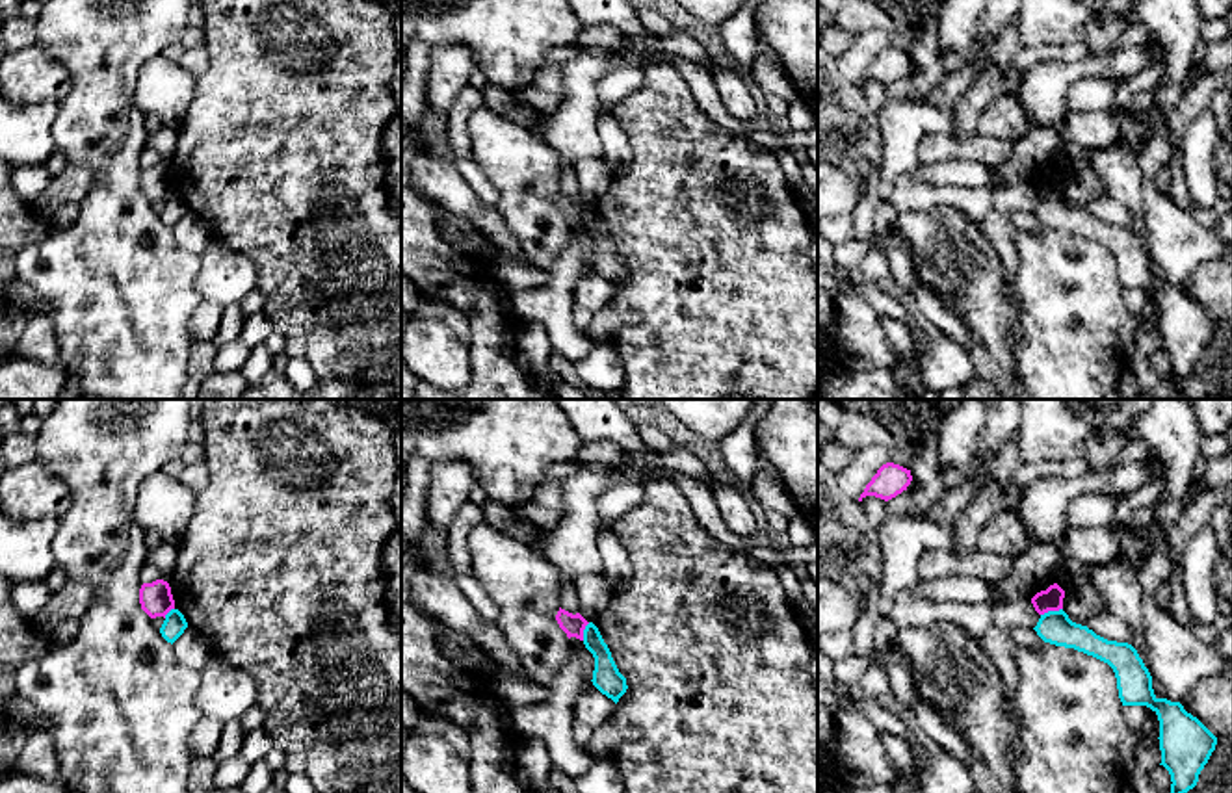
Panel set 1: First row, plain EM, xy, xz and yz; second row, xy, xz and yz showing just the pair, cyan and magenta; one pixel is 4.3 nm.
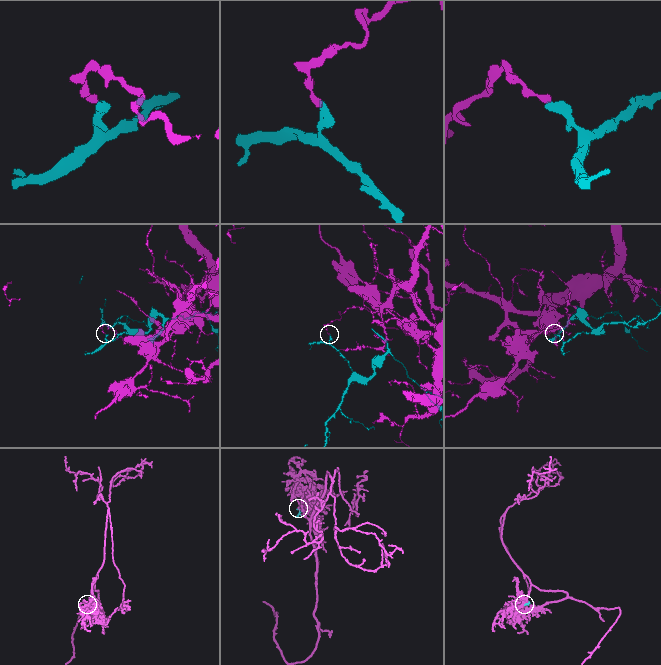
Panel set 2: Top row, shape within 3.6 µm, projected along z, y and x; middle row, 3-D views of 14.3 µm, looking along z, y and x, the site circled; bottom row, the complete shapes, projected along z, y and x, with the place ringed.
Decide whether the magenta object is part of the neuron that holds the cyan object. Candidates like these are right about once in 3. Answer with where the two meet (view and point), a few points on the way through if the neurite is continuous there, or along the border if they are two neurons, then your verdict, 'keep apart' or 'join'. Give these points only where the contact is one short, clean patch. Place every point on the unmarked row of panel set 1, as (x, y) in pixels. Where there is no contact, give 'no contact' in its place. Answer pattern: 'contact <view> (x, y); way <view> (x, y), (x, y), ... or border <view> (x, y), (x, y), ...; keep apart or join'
contact yz (1050, 195); border yz (1061, 192), (1041, 199); keep apart

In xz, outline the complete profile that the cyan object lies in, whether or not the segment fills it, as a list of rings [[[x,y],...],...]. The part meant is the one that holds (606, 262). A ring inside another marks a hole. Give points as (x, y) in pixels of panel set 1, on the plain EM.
[[[589,206],[583,214],[583,228],[595,241],[593,269],[615,288],[626,277],[626,262],[619,256],[598,212]]]

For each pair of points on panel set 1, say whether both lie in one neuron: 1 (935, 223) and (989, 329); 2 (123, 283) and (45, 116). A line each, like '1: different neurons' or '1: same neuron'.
1: same neuron
2: different neurons

